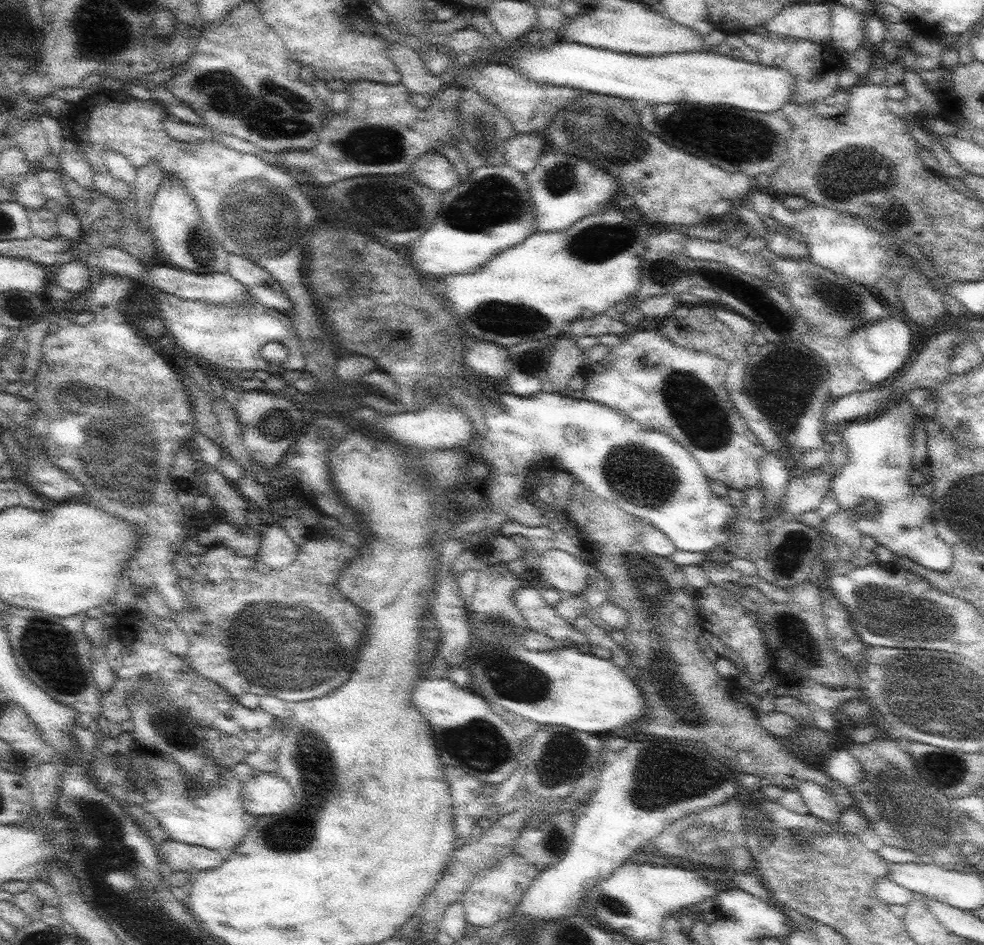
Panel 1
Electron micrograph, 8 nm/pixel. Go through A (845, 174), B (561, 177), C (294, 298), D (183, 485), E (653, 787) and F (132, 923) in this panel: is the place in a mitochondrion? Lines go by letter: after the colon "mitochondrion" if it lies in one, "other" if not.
A: mitochondrion
B: mitochondrion
C: other
D: mitochondrion
E: mitochondrion
F: mitochondrion

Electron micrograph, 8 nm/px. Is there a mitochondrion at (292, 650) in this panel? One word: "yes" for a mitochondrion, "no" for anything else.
yes

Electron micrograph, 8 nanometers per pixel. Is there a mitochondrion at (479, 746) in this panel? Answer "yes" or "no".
yes

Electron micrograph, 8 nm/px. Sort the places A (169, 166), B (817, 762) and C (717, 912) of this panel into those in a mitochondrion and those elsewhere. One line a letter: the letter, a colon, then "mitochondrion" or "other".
A: other
B: other
C: other

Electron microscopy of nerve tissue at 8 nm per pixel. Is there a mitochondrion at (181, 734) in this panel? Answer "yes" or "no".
yes

